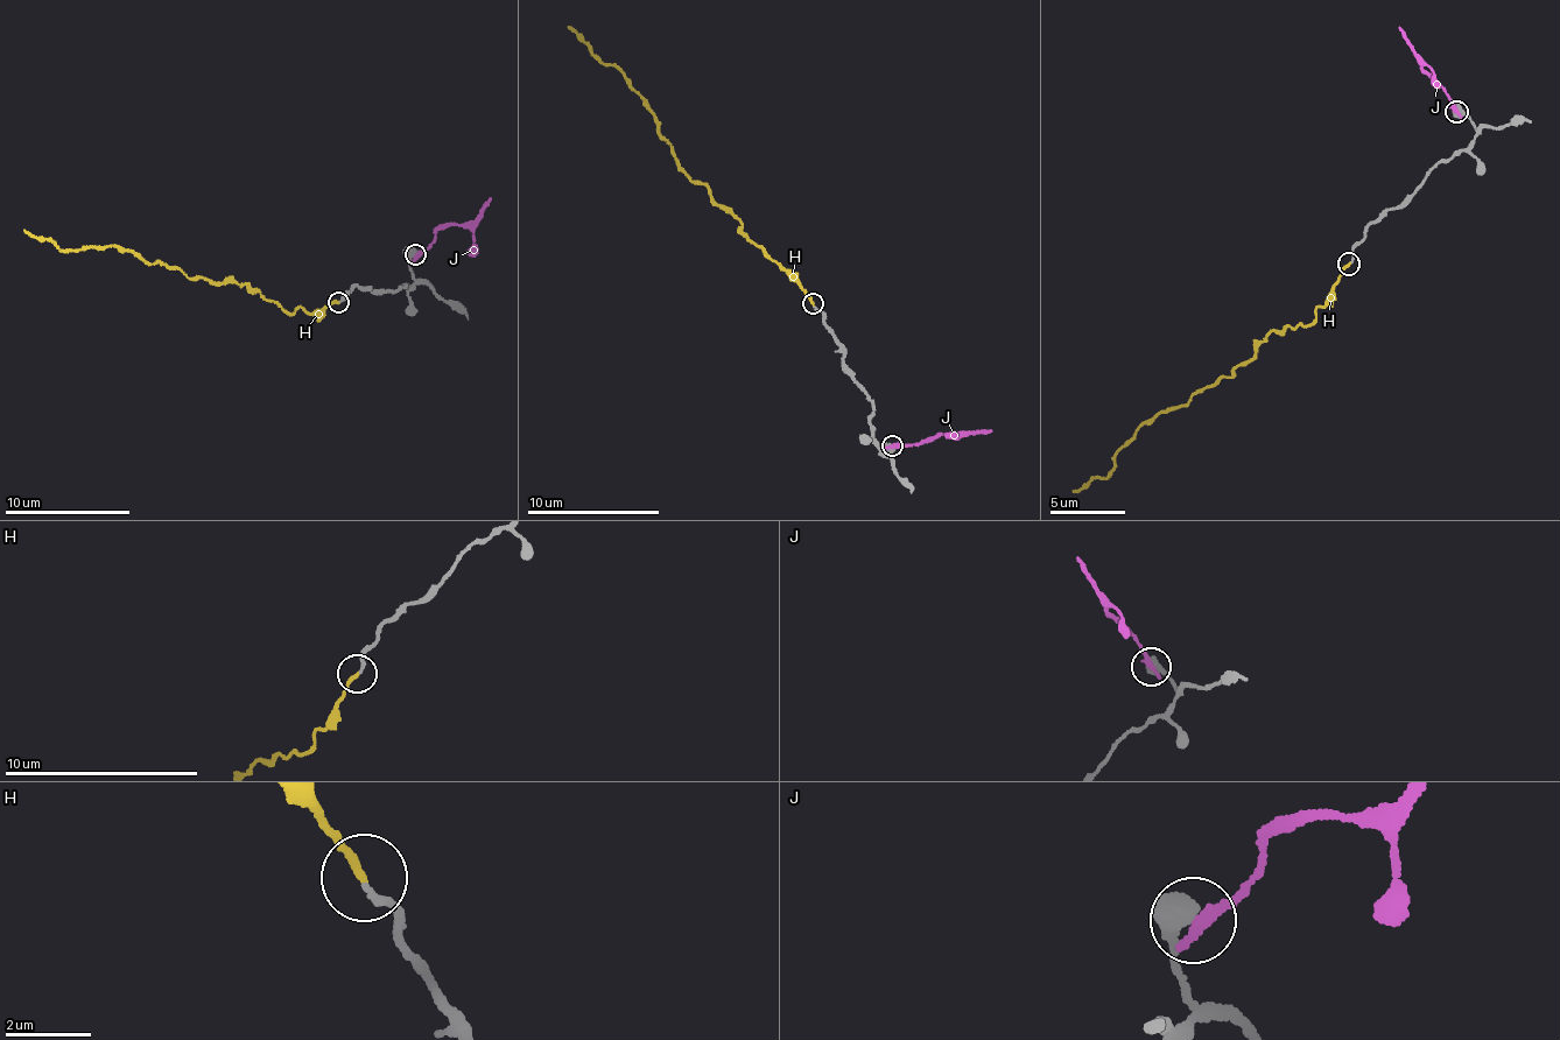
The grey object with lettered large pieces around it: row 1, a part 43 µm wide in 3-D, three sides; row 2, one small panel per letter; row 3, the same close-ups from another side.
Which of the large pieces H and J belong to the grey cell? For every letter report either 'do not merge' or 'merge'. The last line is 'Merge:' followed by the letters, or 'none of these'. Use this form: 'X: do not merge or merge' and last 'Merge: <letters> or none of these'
H: merge
J: do not merge
Merge: H

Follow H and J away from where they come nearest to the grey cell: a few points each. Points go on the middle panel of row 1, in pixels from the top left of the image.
H: (813, 304), (742, 231), (742, 223), (679, 164), (647, 100), (568, 28)
J: (892, 444), (911, 447), (962, 433), (991, 430)

